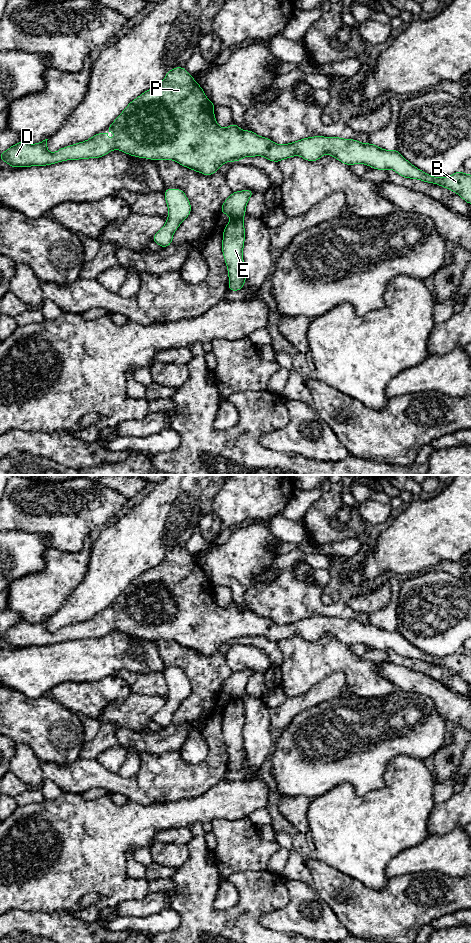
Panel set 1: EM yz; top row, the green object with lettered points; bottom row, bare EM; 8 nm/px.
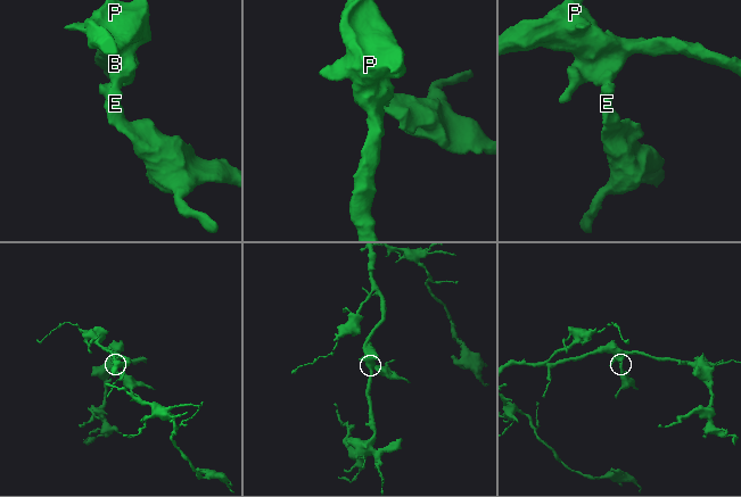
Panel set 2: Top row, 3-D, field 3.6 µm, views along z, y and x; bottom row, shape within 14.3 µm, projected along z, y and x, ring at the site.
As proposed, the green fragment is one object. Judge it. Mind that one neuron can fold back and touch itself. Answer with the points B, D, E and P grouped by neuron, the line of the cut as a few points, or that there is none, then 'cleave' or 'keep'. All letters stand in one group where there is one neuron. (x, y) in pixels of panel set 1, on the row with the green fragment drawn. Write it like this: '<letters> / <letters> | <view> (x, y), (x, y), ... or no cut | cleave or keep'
B D P / E | yz (242, 217), (231, 220) | cleave

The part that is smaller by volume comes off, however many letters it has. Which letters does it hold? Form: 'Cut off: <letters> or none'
Cut off: E

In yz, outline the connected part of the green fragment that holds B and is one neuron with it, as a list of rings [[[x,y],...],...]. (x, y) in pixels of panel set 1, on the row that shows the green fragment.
[[[176,67],[167,72],[161,83],[130,102],[104,134],[97,133],[86,141],[61,148],[55,153],[47,150],[48,139],[37,144],[29,144],[22,140],[0,153],[0,159],[12,168],[46,166],[66,160],[99,158],[117,149],[139,158],[174,160],[184,167],[210,176],[222,164],[241,161],[246,156],[263,156],[277,163],[296,155],[307,161],[318,161],[327,153],[348,166],[365,164],[377,170],[392,169],[402,177],[440,185],[457,193],[471,205],[469,174],[457,171],[451,176],[433,177],[413,166],[398,150],[385,150],[372,143],[364,144],[354,139],[315,136],[289,144],[275,144],[272,140],[250,130],[243,131],[234,123],[228,128],[220,127],[216,123],[214,106],[187,70]]]

